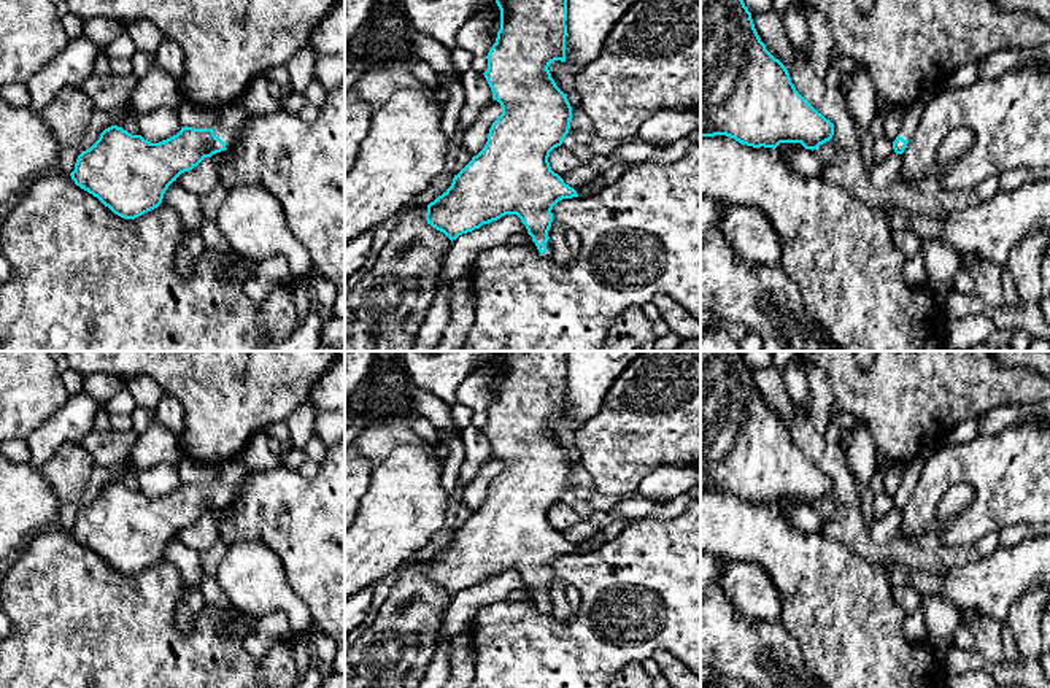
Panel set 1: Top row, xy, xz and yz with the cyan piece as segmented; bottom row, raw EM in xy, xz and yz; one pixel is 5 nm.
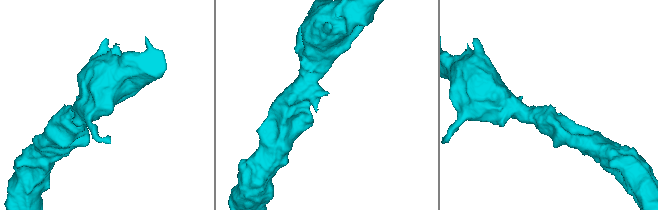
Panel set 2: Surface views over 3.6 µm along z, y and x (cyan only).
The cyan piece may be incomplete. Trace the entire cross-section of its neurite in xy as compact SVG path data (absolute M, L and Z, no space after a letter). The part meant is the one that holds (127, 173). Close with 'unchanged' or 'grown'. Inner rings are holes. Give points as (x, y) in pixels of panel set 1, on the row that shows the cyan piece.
M235 102L219 108L219 119L213 129L181 127L176 135L159 143L151 143L141 135L132 135L122 127L111 126L100 133L89 149L78 156L70 176L76 186L97 197L114 215L135 219L157 208L168 186L181 173L234 145L246 119L248 110Z | grown

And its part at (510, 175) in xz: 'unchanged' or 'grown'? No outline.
grown

